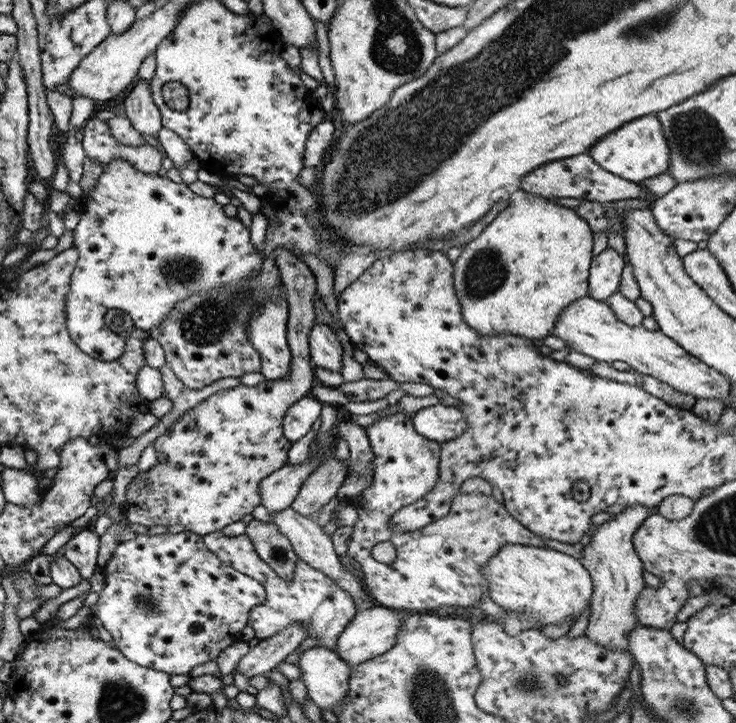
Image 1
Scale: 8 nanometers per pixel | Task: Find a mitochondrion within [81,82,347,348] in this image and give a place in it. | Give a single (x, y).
(180, 269)

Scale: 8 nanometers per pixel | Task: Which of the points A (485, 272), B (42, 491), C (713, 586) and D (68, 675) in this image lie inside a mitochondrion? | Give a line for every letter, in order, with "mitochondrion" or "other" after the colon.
A: mitochondrion
B: other
C: other
D: other

